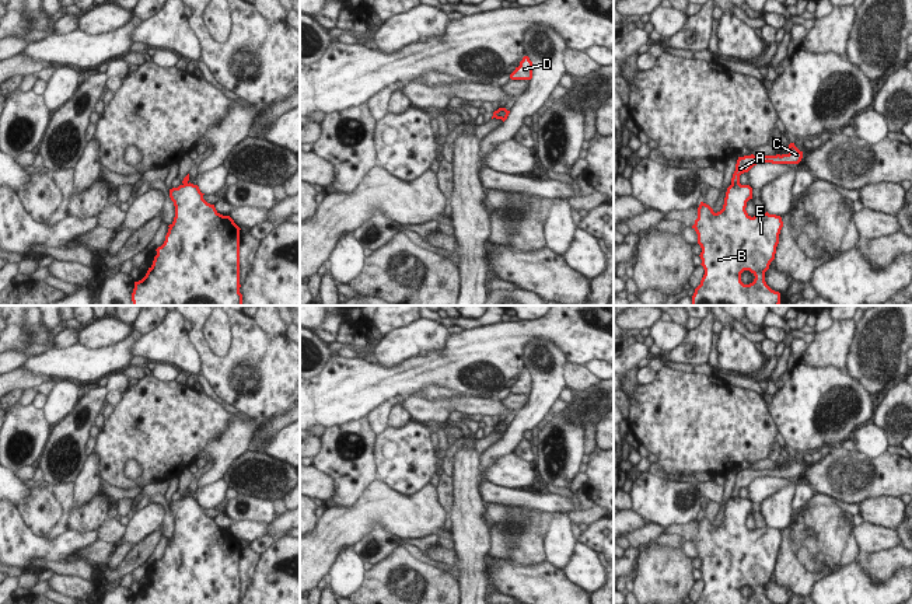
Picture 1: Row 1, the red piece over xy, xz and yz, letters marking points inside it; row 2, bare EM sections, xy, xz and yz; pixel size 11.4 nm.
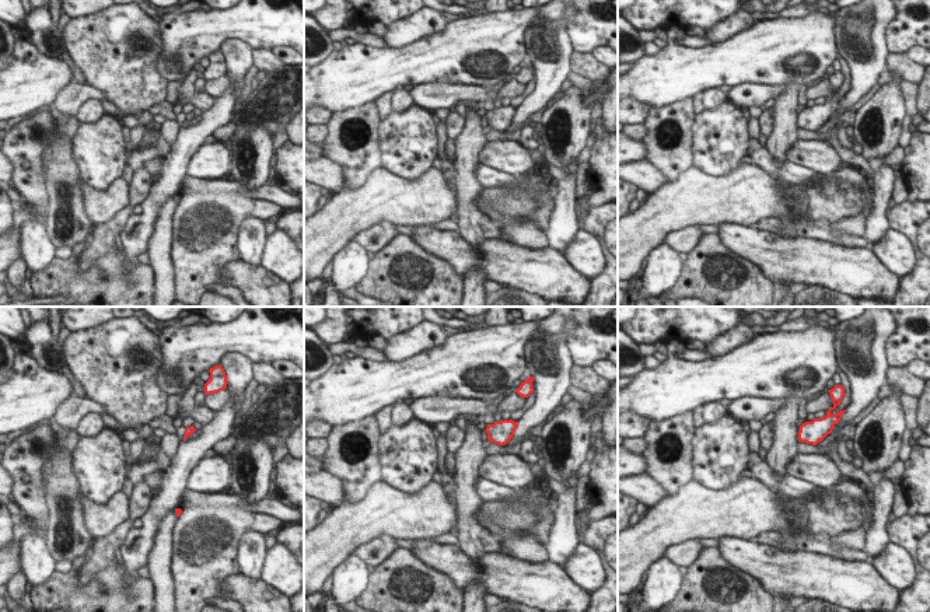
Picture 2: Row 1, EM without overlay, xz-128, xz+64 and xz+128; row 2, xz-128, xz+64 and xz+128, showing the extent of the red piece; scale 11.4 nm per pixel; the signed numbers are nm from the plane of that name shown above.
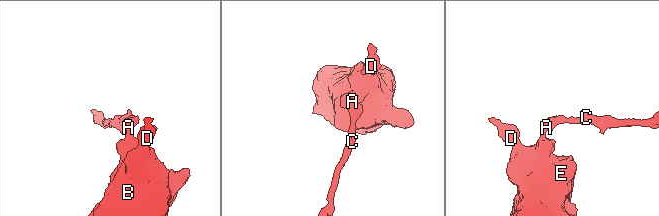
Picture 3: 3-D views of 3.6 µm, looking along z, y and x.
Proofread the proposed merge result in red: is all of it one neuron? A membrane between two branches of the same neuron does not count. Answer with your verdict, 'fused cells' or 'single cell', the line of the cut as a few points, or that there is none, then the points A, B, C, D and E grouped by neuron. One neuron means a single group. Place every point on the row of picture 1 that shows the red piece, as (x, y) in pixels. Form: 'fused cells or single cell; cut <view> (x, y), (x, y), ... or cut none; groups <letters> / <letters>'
fused cells; cut yz (731, 182), (738, 184); groups A C / B D E

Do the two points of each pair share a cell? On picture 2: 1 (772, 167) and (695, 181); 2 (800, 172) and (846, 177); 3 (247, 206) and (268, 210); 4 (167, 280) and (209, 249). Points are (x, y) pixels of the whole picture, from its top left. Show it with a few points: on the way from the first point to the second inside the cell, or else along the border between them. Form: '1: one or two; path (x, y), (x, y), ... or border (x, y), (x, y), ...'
1: two; border (752, 163), (773, 177)
2: two; border (821, 174), (800, 185)
3: one; path (252, 207), (262, 209)
4: two; border (172, 241), (177, 291)

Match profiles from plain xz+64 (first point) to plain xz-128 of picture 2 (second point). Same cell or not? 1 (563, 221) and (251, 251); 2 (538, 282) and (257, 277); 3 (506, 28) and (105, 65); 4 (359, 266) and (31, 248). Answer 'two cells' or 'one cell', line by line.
1: one cell
2: one cell
3: two cells
4: one cell

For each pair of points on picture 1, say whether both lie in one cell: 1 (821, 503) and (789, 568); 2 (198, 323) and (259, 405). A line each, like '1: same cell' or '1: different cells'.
1: same cell
2: same cell

